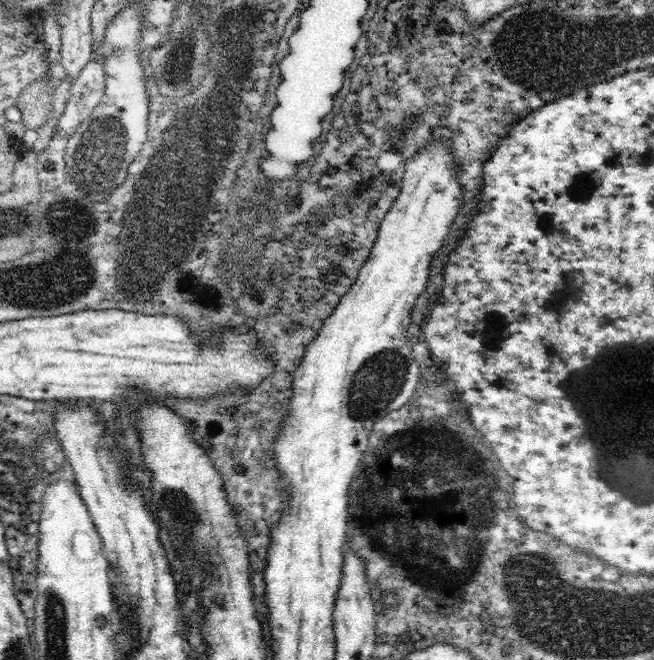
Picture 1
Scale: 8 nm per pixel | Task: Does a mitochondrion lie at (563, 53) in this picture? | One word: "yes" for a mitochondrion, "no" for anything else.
yes

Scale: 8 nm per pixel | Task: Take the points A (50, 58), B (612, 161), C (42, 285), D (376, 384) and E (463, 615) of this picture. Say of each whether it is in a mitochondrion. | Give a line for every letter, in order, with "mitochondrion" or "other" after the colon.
A: other
B: other
C: mitochondrion
D: mitochondrion
E: other

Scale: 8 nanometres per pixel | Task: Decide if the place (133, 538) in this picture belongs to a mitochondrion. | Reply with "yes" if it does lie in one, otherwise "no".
no

